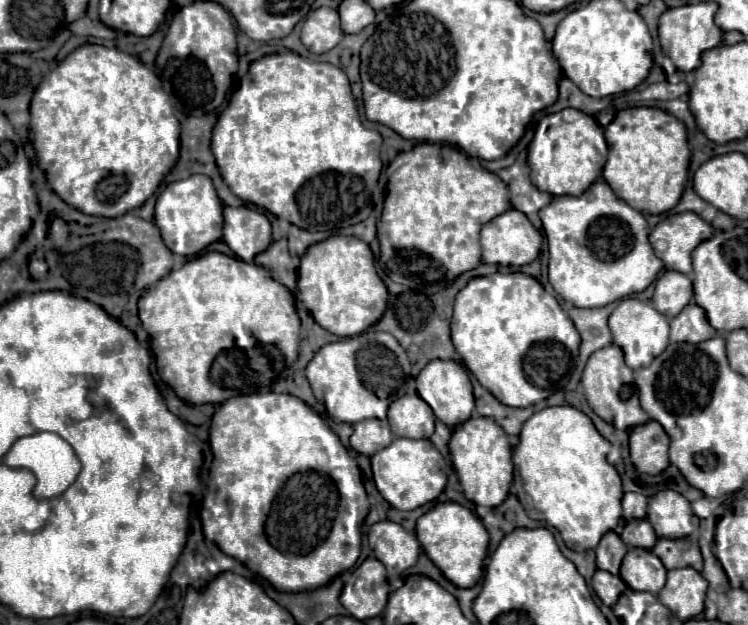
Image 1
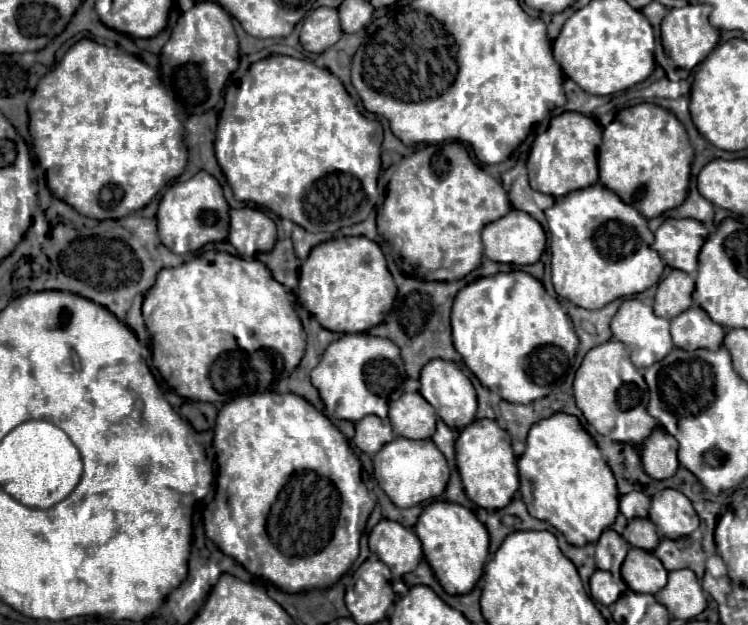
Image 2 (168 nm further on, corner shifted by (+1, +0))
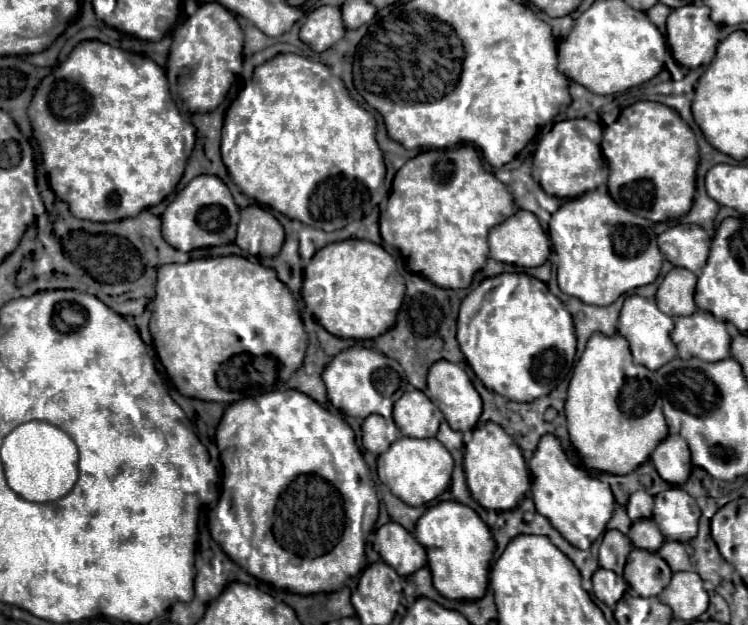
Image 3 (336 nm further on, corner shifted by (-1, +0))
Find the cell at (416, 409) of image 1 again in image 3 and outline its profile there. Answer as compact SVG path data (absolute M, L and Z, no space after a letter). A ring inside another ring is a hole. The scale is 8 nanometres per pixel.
M405 392L393 406L393 418L403 436L429 438L429 412L431 412L431 436L437 434L443 414L439 408L421 392Z

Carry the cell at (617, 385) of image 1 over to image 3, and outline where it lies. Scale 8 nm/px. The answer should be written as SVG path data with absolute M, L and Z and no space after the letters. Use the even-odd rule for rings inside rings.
M595 332L595 336L589 338L587 348L581 354L573 370L573 378L569 382L565 400L565 418L571 444L575 446L583 466L615 476L625 476L637 470L643 462L649 460L651 452L667 436L667 422L663 416L663 404L655 392L653 372L633 364L629 344L619 334L603 336L601 332Z

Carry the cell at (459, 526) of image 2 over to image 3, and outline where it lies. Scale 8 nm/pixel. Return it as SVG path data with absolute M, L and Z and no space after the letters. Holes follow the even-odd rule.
M455 500L437 502L431 506L415 526L415 538L427 550L429 570L435 590L451 600L479 600L489 583L489 564L495 552L495 540L489 526L477 512Z

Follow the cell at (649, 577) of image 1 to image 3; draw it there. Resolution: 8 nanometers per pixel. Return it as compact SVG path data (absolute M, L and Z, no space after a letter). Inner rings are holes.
M633 548L625 564L625 580L639 596L657 596L671 582L669 564L657 554Z

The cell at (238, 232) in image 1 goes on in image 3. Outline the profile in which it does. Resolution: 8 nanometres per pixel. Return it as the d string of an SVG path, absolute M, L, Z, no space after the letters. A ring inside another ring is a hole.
M249 206L241 209L234 242L251 257L260 260L279 254L283 240L283 226L267 208Z

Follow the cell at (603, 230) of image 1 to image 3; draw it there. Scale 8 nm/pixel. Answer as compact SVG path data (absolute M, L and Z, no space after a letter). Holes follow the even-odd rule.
M602 185L579 198L565 200L549 222L549 237L559 260L561 292L593 306L613 304L621 294L655 282L663 262L653 222L619 208L607 191Z

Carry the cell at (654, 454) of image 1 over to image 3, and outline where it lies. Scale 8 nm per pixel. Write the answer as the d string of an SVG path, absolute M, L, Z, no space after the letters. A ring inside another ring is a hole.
M669 434L651 454L659 476L669 484L683 484L691 474L691 452L679 434Z

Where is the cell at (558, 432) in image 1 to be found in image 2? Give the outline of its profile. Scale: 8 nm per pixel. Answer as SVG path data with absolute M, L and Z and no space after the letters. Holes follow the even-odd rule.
M555 412L533 424L517 468L521 480L519 492L523 492L529 514L563 532L569 544L585 546L597 542L601 532L613 526L619 514L617 482L595 438L583 428L577 416Z

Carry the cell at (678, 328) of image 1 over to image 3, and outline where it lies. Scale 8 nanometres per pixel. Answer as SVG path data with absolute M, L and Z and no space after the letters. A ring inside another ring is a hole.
M695 312L675 320L671 340L677 346L679 358L701 360L725 360L729 356L731 336L723 320L715 320L711 312Z

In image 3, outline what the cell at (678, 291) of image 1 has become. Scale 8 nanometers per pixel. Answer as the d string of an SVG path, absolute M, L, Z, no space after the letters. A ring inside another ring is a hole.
M673 268L657 290L657 306L671 318L689 316L697 310L693 296L695 296L697 276L687 268Z

